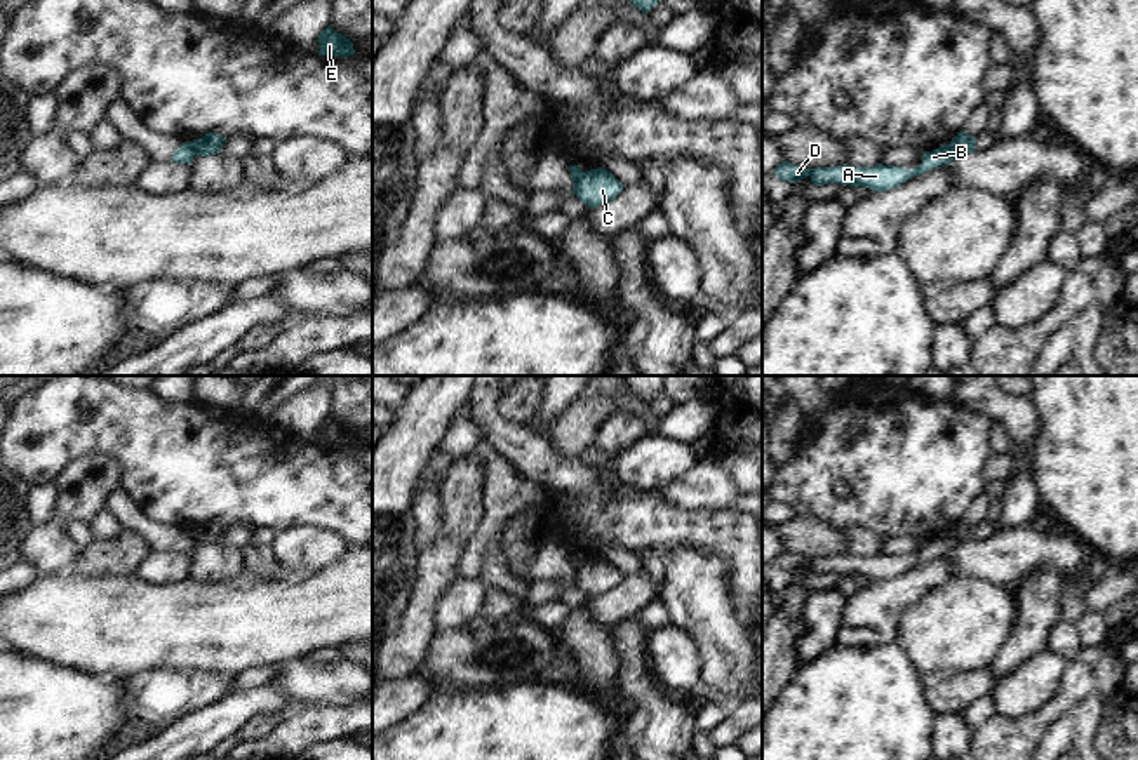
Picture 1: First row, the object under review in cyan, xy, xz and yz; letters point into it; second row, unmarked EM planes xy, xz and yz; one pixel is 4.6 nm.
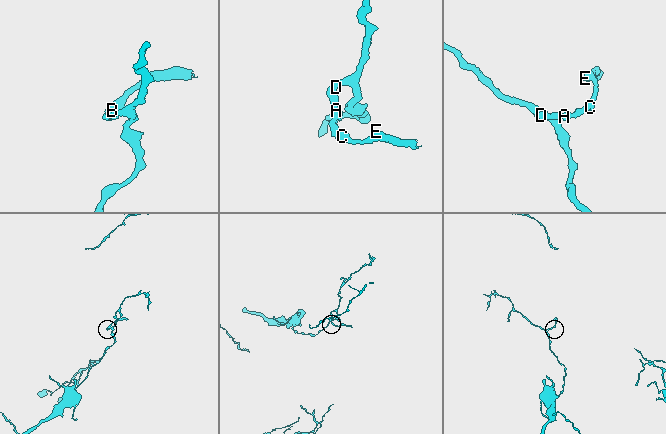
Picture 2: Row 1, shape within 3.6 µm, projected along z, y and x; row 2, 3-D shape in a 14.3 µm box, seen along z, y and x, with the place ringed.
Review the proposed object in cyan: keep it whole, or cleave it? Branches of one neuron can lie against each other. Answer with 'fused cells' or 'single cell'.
fused cells

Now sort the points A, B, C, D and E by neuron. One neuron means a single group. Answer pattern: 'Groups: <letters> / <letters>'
Groups: A B D / C E.

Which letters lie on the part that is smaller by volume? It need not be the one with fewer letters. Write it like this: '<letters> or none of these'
C, E

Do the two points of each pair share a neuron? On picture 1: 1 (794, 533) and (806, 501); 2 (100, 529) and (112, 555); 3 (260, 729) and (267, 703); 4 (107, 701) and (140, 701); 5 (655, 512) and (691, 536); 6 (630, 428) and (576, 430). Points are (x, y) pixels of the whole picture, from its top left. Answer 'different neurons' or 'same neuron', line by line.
1: different neurons
2: different neurons
3: different neurons
4: different neurons
5: same neuron
6: different neurons

